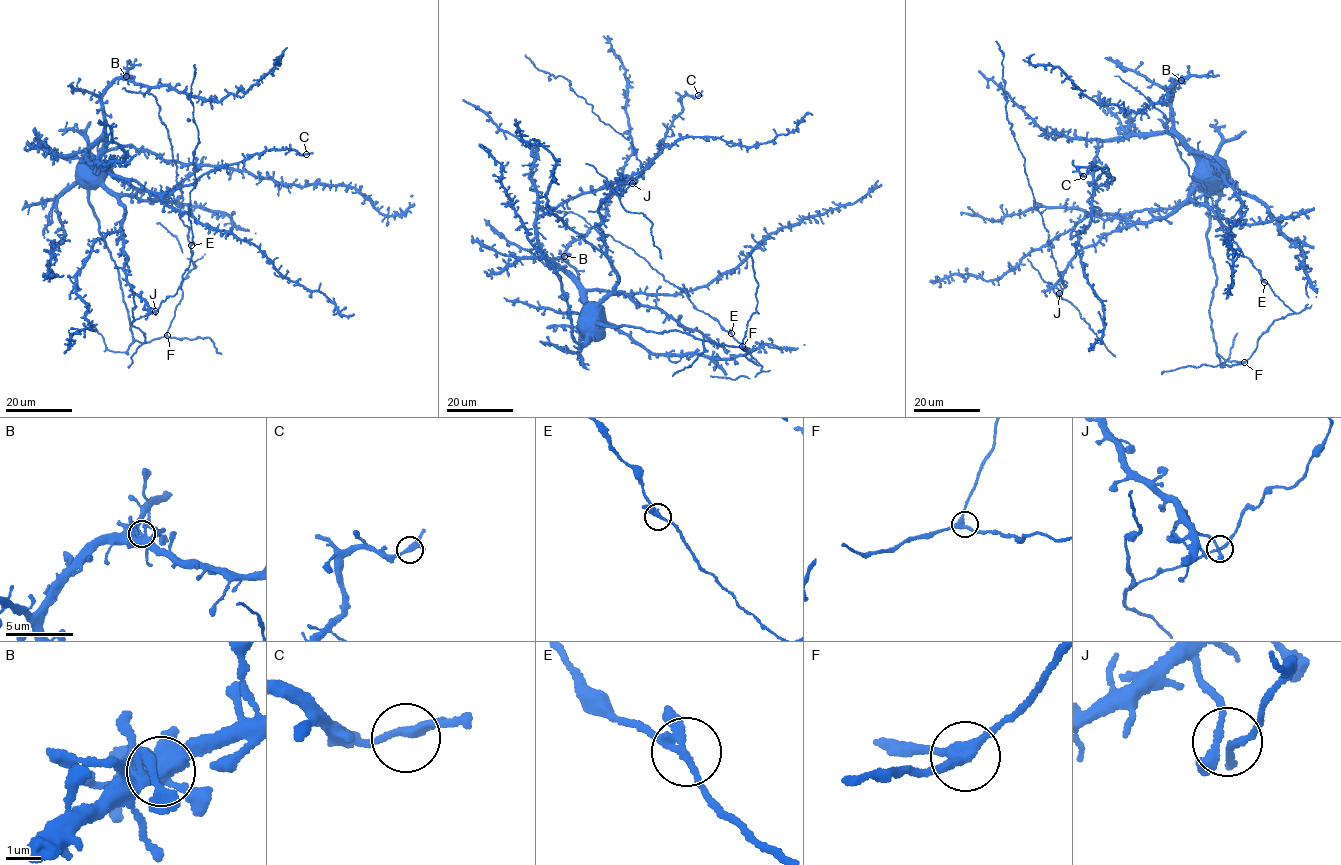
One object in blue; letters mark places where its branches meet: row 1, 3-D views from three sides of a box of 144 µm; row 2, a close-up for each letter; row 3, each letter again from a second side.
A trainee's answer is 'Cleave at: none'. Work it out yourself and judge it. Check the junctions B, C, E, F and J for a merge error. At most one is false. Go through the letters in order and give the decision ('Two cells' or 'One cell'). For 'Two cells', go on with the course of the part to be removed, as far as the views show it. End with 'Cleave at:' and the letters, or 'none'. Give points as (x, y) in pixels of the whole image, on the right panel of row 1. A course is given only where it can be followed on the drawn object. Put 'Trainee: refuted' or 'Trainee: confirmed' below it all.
B: One cell
C: One cell
E: One cell
F: One cell
J: One cell
Cleave at: none
Trainee: confirmed

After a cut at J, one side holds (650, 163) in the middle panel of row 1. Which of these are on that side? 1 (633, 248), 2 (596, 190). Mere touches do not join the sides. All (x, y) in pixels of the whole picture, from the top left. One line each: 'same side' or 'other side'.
1: same side
2: same side

